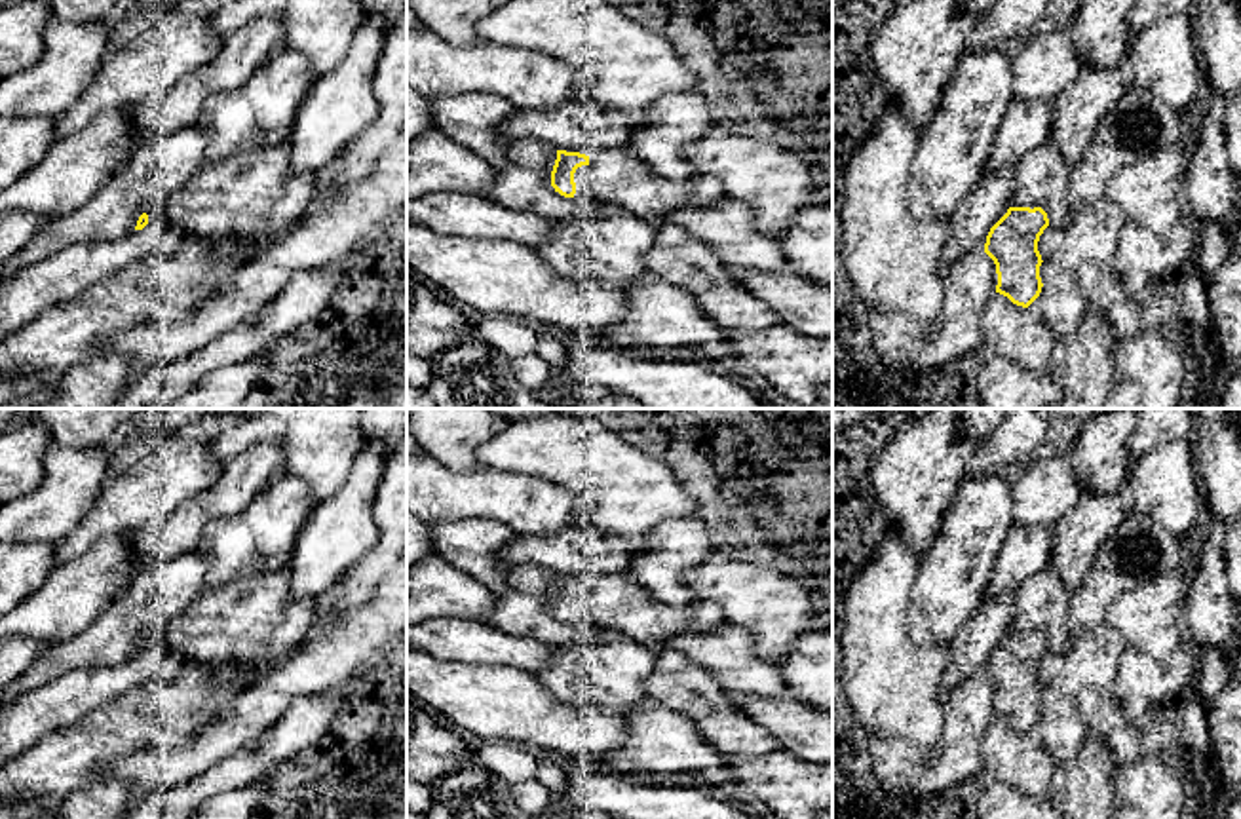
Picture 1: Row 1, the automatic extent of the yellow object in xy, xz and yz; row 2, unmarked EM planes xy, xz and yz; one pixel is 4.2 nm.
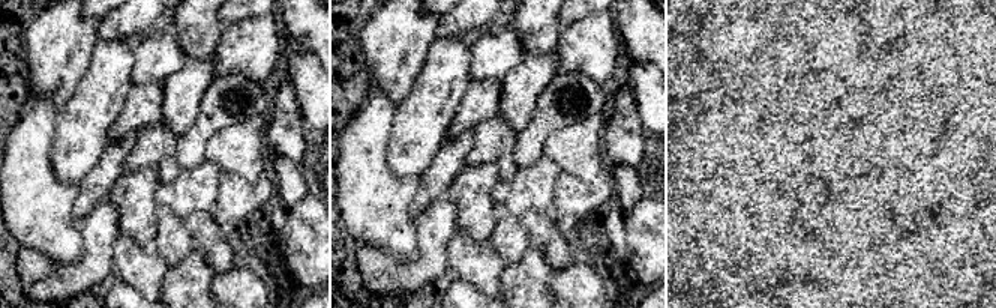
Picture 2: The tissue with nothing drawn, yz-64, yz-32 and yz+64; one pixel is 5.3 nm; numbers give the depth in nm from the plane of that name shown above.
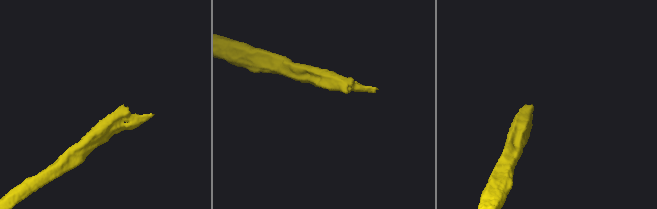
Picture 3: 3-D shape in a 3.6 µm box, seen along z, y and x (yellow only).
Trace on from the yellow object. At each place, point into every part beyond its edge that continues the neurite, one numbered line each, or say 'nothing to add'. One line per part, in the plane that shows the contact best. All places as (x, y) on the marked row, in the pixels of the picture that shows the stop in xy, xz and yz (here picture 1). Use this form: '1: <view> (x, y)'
1: xz (616, 177)

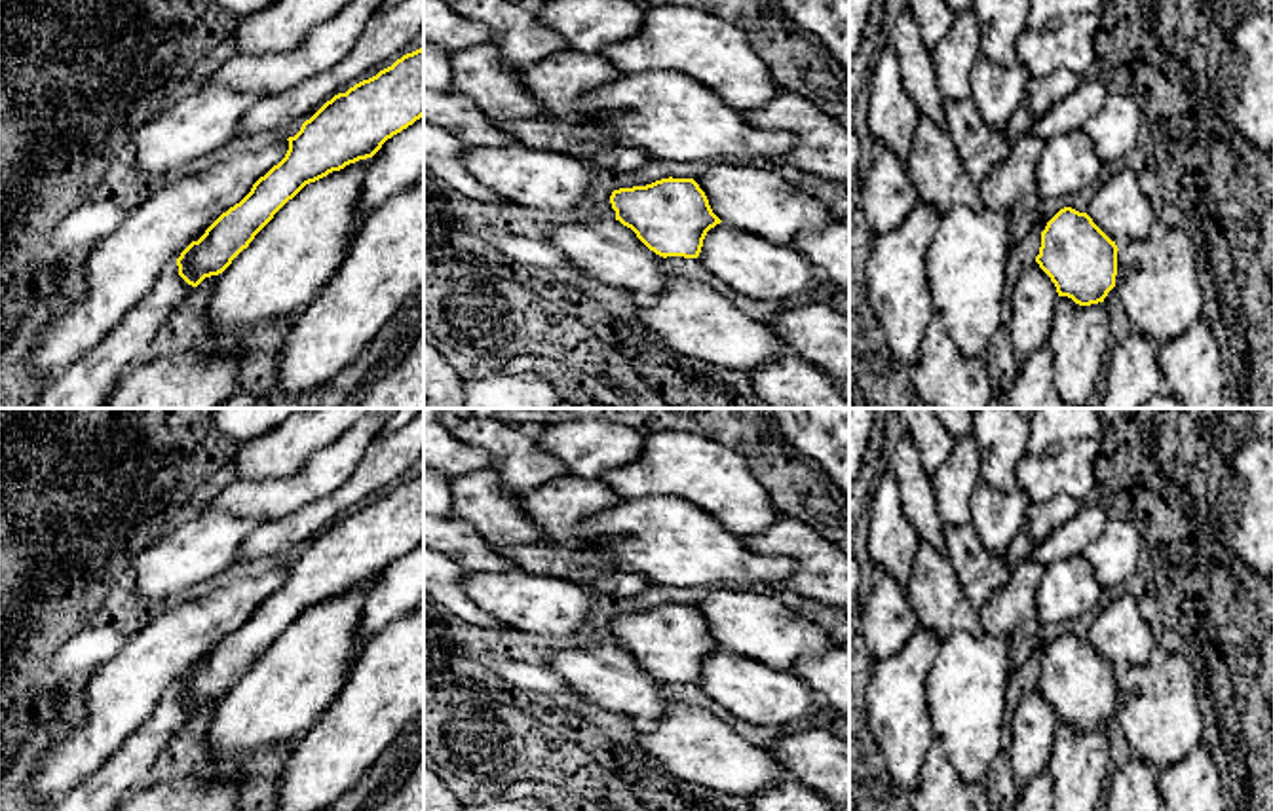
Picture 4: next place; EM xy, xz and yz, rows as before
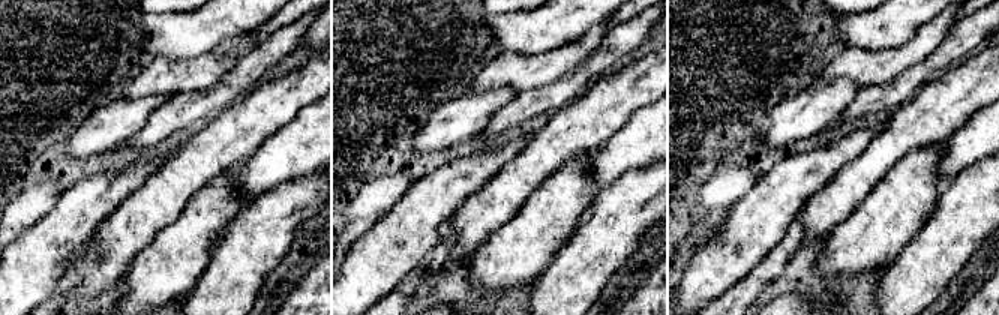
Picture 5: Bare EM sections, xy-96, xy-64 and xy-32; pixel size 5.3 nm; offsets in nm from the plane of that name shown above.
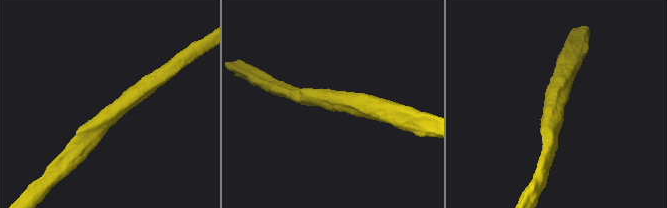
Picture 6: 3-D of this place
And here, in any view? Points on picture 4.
nothing to add

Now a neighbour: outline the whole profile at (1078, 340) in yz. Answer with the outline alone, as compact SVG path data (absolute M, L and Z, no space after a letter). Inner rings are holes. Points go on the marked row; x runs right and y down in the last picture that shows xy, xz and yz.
M1058 296L1047 346L1053 378L1068 408L1081 408L1096 389L1108 351L1110 319L1104 302L1079 306Z

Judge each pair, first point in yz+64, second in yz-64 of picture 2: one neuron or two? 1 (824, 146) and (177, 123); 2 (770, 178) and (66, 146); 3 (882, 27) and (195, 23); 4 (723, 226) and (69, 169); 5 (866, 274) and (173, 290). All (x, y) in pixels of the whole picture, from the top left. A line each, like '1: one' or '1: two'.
1: two
2: two
3: one
4: two
5: one

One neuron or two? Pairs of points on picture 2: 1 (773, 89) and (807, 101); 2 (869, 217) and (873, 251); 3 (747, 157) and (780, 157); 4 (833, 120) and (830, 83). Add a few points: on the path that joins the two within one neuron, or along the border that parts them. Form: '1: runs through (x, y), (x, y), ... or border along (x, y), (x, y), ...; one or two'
1: border along (810, 72), (797, 98), (795, 114), (789, 126); two
2: border along (870, 233), (891, 259); two
3: border along (788, 132), (755, 169); two
4: border along (839, 104), (824, 110), (810, 125); two

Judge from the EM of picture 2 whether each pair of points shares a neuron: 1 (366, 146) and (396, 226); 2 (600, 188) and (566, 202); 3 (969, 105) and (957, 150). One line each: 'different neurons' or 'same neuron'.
1: same neuron
2: same neuron
3: same neuron

